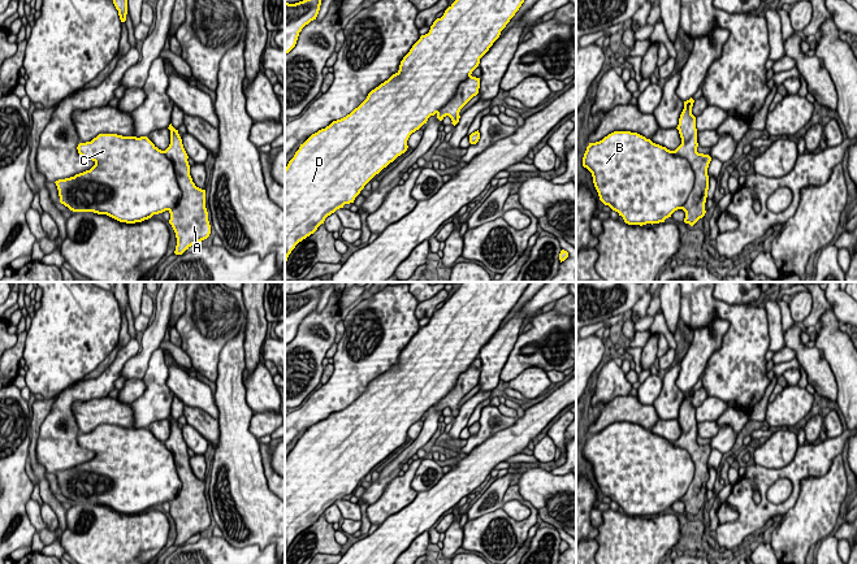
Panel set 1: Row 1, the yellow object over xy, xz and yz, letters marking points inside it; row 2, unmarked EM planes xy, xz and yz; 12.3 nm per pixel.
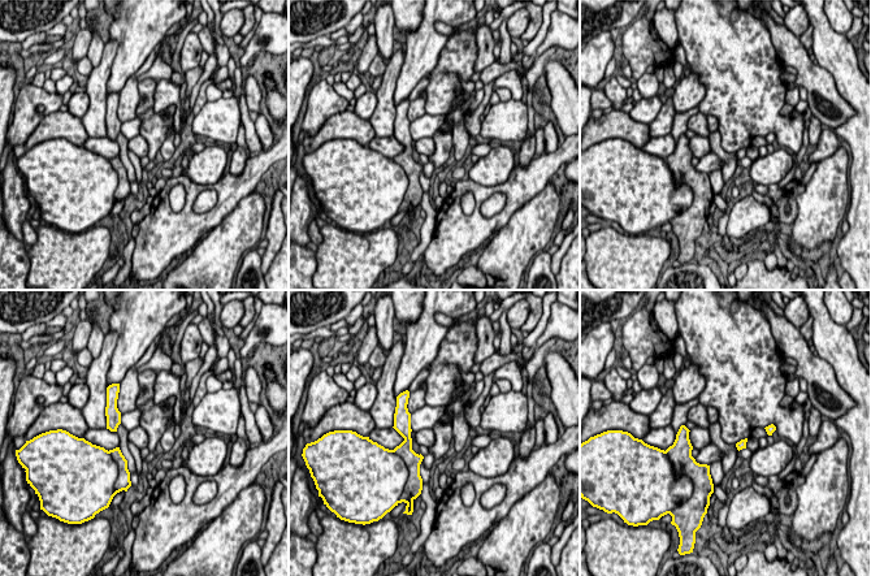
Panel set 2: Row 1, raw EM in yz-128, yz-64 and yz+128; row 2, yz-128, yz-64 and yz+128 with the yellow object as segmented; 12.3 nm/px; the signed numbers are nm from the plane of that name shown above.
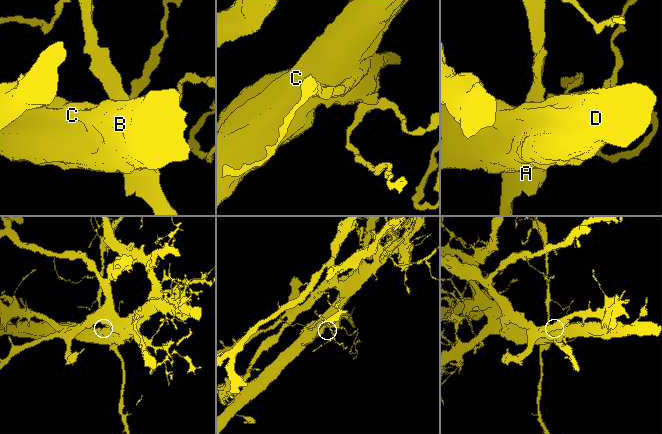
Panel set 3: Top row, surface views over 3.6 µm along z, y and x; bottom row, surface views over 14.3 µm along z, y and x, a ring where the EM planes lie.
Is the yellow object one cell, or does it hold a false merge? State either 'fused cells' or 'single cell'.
fused cells

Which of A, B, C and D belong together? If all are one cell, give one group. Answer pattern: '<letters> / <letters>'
A / B C D

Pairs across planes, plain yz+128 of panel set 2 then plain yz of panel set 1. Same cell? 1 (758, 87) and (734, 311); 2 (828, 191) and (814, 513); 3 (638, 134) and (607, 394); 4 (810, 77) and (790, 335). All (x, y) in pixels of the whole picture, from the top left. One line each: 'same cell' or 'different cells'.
1: same cell
2: same cell
3: different cells
4: same cell

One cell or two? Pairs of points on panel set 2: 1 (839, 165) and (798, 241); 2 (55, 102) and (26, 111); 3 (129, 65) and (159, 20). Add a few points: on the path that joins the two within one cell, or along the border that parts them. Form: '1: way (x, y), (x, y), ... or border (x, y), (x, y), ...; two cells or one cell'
1: way (828, 183), (817, 222); one cell
2: way (48, 102), (35, 102), (33, 104); one cell
3: way (131, 53), (151, 31); one cell

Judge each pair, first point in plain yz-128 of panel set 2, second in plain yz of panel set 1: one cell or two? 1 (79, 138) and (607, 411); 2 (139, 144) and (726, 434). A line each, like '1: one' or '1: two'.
1: one
2: two

